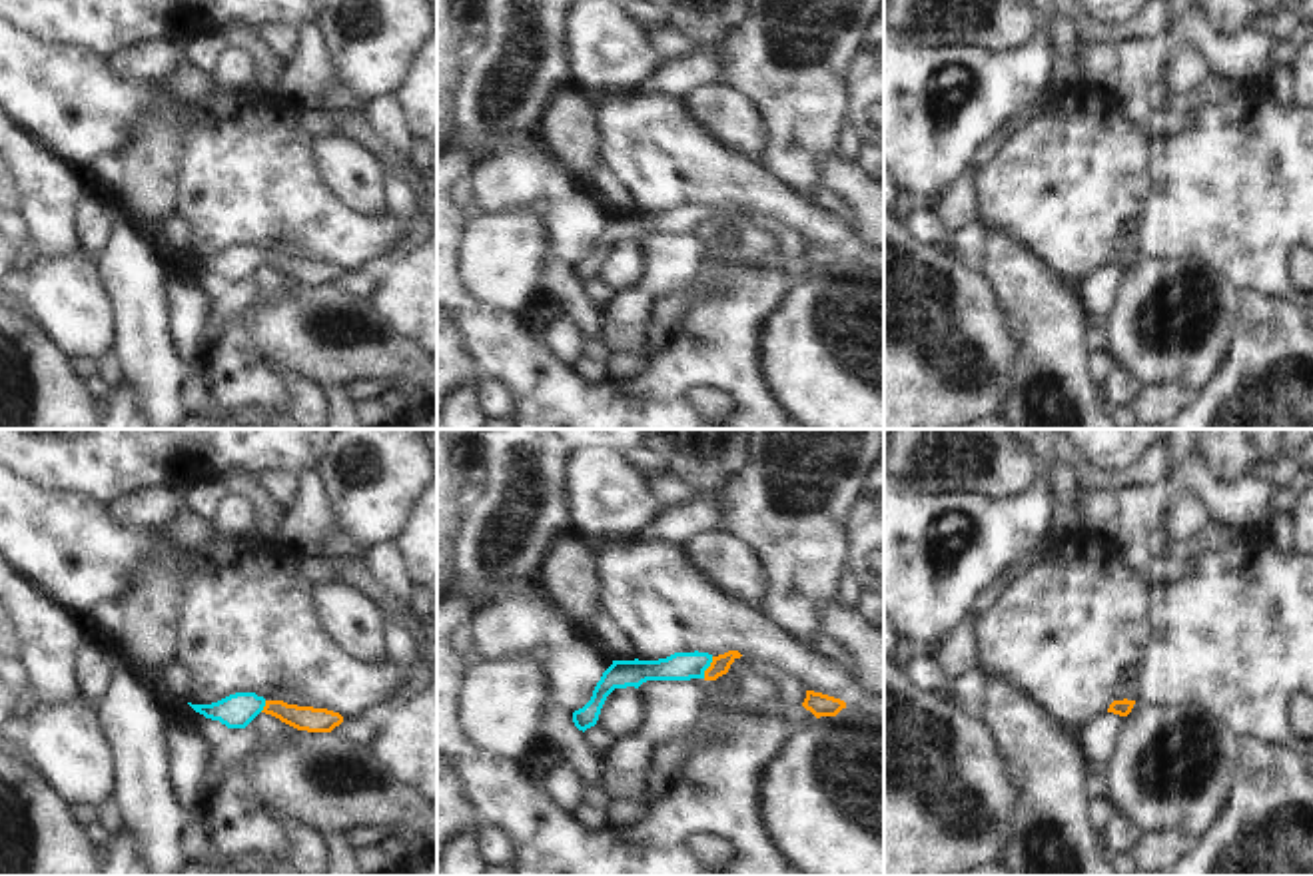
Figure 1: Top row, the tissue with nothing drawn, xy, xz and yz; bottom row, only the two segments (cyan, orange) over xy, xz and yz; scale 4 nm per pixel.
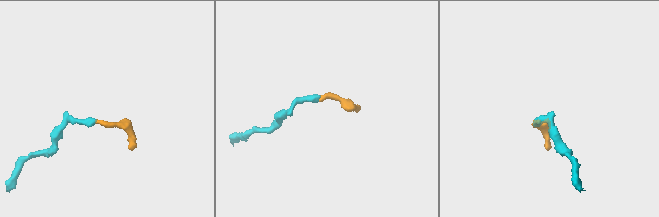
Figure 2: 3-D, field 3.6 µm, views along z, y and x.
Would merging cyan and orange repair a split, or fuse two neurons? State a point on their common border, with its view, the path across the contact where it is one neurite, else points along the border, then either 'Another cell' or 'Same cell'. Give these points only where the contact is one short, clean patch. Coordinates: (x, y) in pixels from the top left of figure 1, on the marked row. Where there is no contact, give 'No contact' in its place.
Touches cyan at xz (709, 665). Path across: xz (681, 665), (709, 665), (721, 663). Same cell.

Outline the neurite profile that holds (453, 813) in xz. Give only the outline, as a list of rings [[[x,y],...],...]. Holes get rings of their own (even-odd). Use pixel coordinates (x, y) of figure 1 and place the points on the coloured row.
[[[437,752],[437,862],[445,844],[467,826],[475,826],[473,808],[465,798],[457,772]]]

